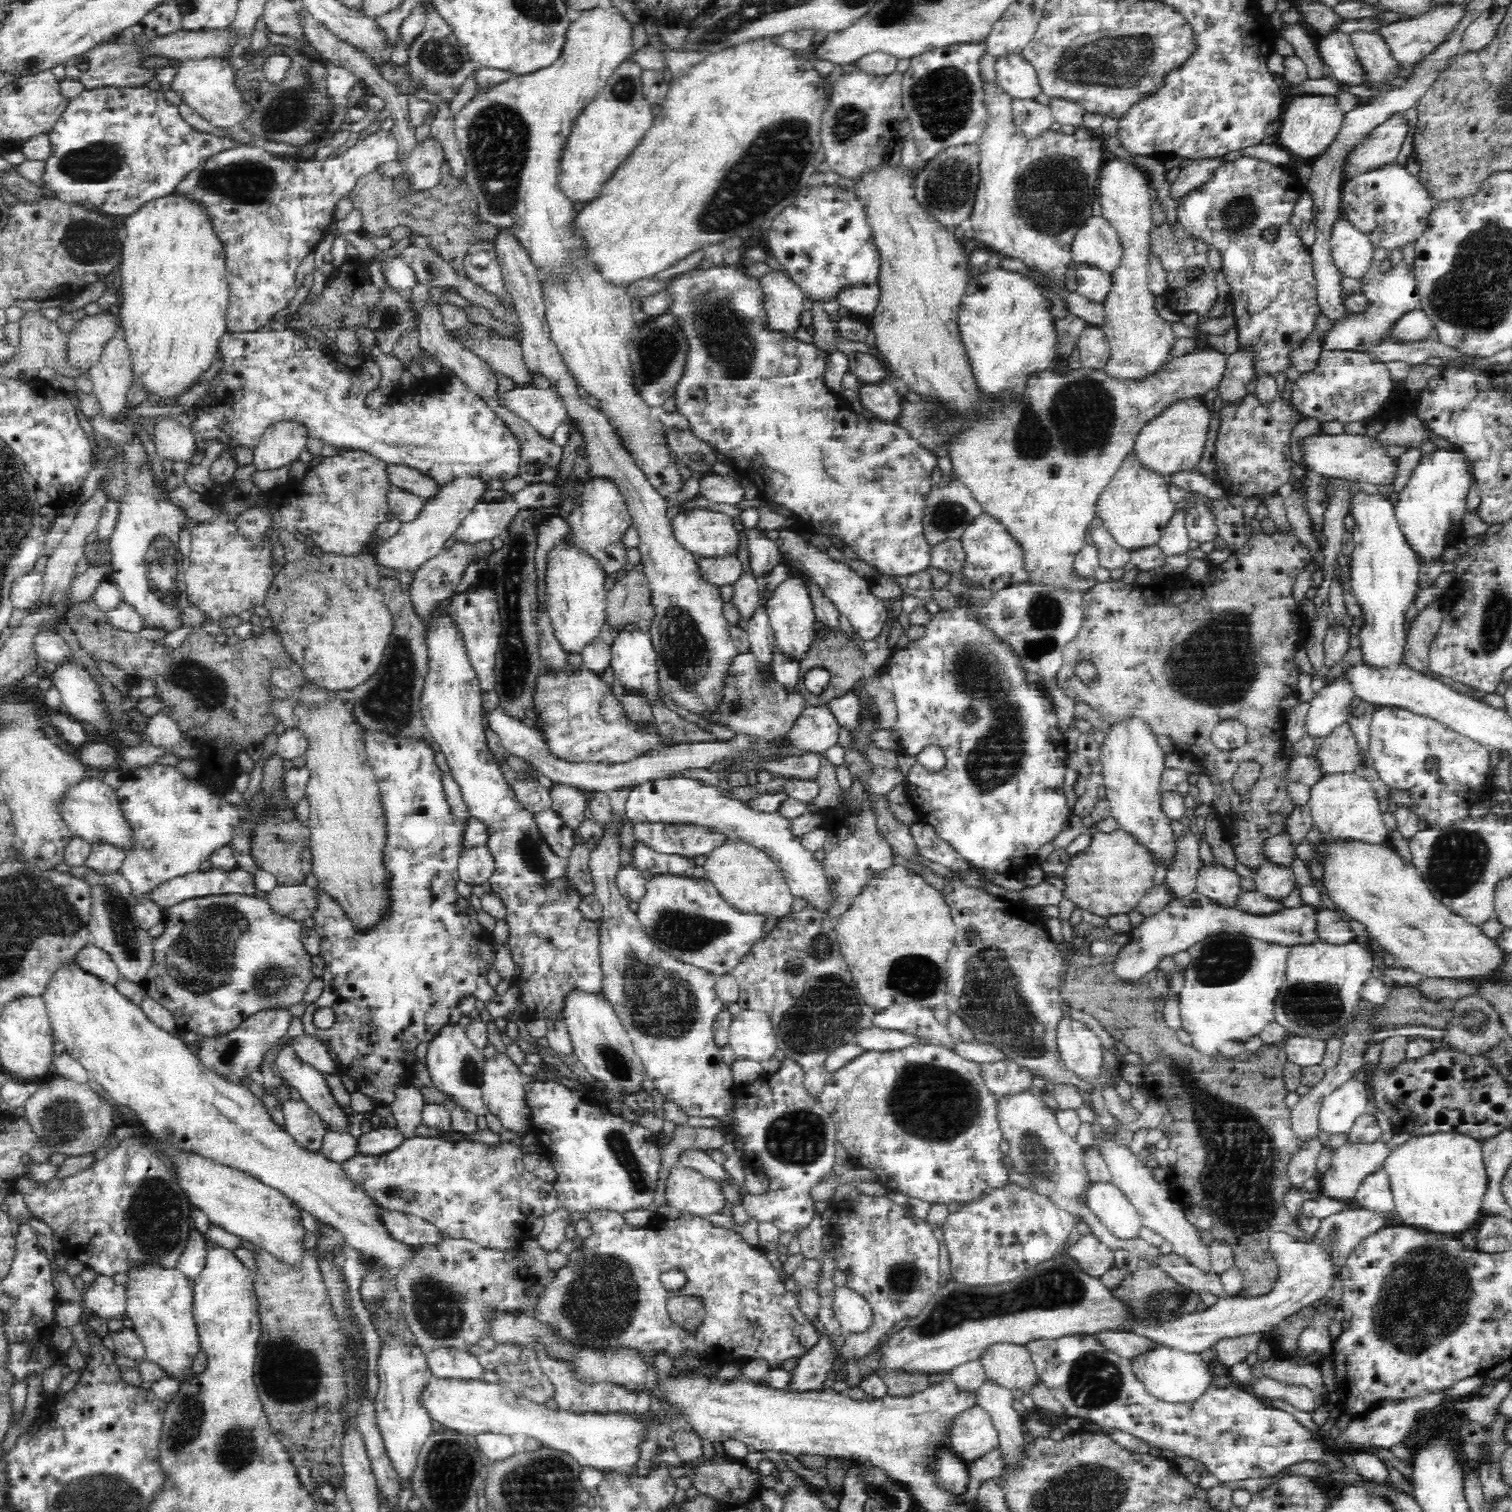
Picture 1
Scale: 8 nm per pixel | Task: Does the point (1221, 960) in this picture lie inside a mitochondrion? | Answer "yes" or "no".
yes

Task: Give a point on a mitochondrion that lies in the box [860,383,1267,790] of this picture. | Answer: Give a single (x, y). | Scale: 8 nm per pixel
(1214, 665)

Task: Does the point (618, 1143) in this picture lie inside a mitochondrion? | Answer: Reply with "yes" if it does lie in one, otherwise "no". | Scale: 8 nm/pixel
yes

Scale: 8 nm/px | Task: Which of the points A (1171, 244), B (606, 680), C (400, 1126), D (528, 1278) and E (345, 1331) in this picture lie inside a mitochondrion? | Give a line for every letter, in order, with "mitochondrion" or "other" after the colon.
A: mitochondrion
B: other
C: other
D: other
E: other

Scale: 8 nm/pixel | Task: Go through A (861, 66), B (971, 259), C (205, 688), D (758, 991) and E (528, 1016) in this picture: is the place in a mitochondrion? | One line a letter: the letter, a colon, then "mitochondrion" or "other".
A: other
B: other
C: mitochondrion
D: other
E: other

